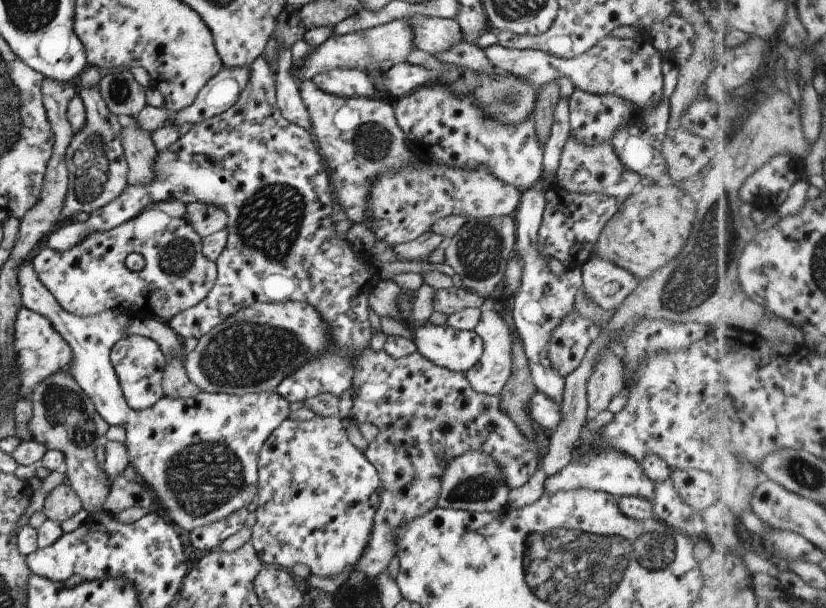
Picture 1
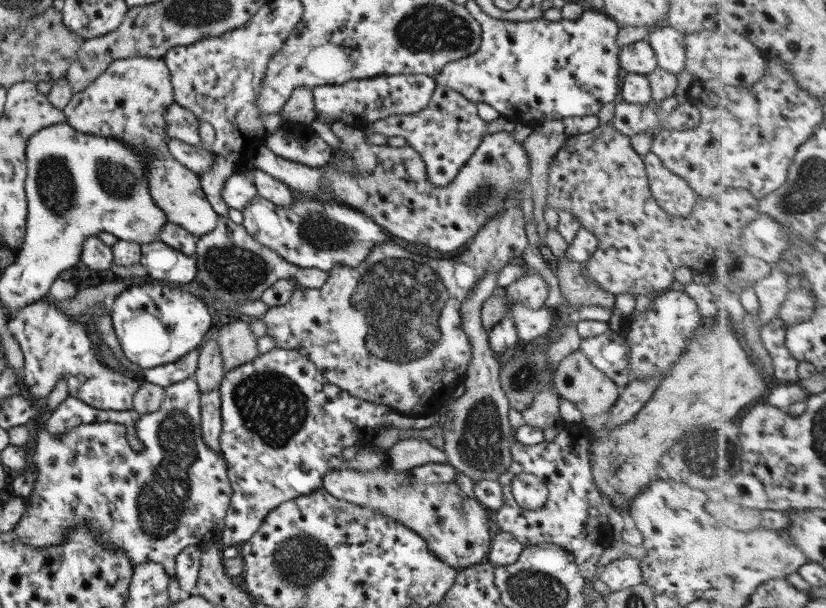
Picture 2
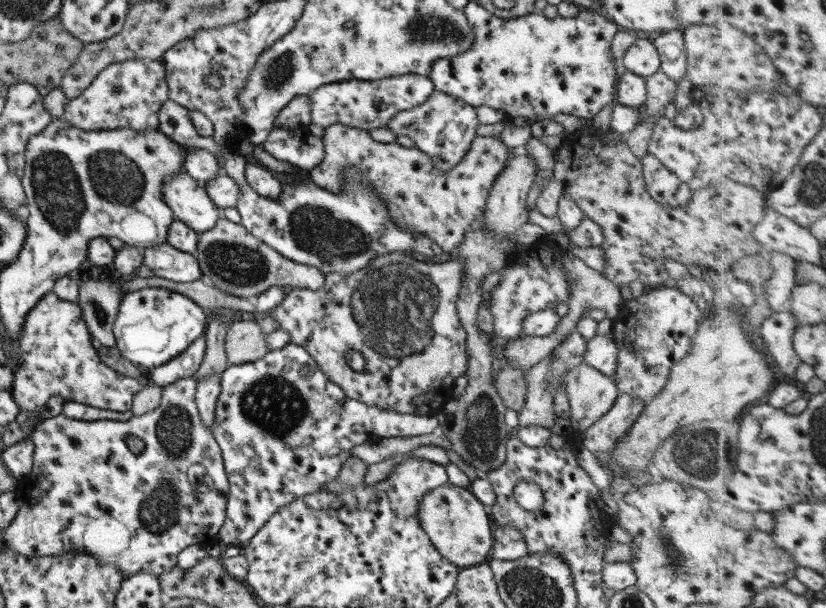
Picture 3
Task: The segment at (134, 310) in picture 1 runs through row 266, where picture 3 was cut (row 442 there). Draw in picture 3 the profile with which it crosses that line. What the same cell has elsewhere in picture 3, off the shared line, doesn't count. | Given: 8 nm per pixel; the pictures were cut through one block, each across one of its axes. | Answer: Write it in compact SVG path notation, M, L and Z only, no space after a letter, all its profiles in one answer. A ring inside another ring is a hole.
M194 376L178 378L171 384L166 384L161 387L159 404L153 410L142 415L132 415L130 420L126 421L103 418L85 422L67 418L59 413L36 424L30 434L30 441L34 444L32 467L29 473L17 480L14 492L18 498L18 510L9 526L5 528L2 536L3 544L13 550L13 553L27 558L57 556L71 552L79 553L79 550L81 550L83 553L91 555L97 563L118 568L118 571L125 578L138 572L150 572L151 574L160 575L169 569L174 570L177 555L186 547L197 545L205 549L218 544L217 533L225 520L225 502L227 502L229 494L229 482L220 457L220 448L208 428L201 422L194 401L195 385ZM126 436L141 438L144 446L139 454L129 451L125 444Z

